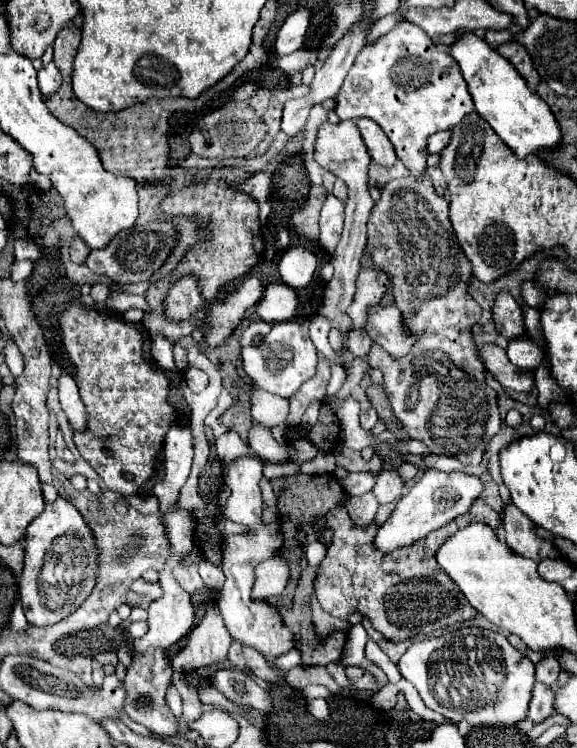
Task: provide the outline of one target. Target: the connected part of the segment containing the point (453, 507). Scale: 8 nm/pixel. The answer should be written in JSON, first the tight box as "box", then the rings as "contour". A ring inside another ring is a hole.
{"box":[374,468,484,552],"contour":[[[424,468],[424,476],[410,488],[410,492],[396,504],[396,510],[390,514],[390,518],[380,526],[374,540],[376,548],[382,552],[392,552],[424,538],[432,530],[446,526],[454,518],[466,514],[482,490],[484,484],[478,476],[466,474],[462,470],[442,472],[436,468]]]}

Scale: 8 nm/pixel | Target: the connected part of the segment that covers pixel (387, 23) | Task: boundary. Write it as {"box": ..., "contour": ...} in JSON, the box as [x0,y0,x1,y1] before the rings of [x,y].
{"box":[366,12,398,44],"contour":[[[394,12],[394,14],[388,14],[388,16],[380,18],[380,20],[374,24],[372,32],[368,34],[368,38],[366,38],[366,44],[372,44],[372,42],[376,42],[380,36],[384,36],[386,32],[390,32],[390,30],[396,26],[396,22],[398,22],[398,12]]]}

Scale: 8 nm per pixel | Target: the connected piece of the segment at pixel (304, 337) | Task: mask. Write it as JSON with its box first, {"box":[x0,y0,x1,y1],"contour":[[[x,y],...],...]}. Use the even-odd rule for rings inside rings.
{"box":[242,320,316,398],"contour":[[[288,320],[272,324],[270,334],[258,346],[242,348],[244,370],[252,378],[252,384],[266,392],[276,392],[282,398],[290,398],[296,390],[316,372],[316,348],[308,336],[306,320]]]}

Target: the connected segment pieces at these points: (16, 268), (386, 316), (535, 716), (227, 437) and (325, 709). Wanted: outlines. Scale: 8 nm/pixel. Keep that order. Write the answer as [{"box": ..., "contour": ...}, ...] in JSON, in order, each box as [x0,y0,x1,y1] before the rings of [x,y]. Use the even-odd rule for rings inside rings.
[{"box":[11,260,34,282],"contour":[[[30,260],[15,261],[11,267],[11,276],[14,282],[26,280],[32,272],[34,265]]]},{"box":[364,305,416,358],"contour":[[[395,305],[372,308],[364,330],[368,332],[372,342],[380,344],[390,356],[396,358],[406,356],[416,344],[416,336],[408,334],[404,318]]]},{"box":[528,682,554,724],"contour":[[[536,682],[530,708],[528,708],[528,720],[532,720],[534,724],[540,724],[552,714],[552,710],[554,710],[554,690]]]},{"box":[216,432,254,464],"contour":[[[226,432],[224,436],[220,436],[216,440],[216,452],[218,458],[222,460],[222,464],[230,464],[234,460],[234,456],[244,456],[244,454],[254,454],[252,448],[236,434],[236,432]]]},{"box":[308,699,330,721],"contour":[[[317,699],[314,700],[310,705],[308,706],[308,710],[314,718],[325,721],[329,718],[330,715],[330,708],[325,699]]]}]

